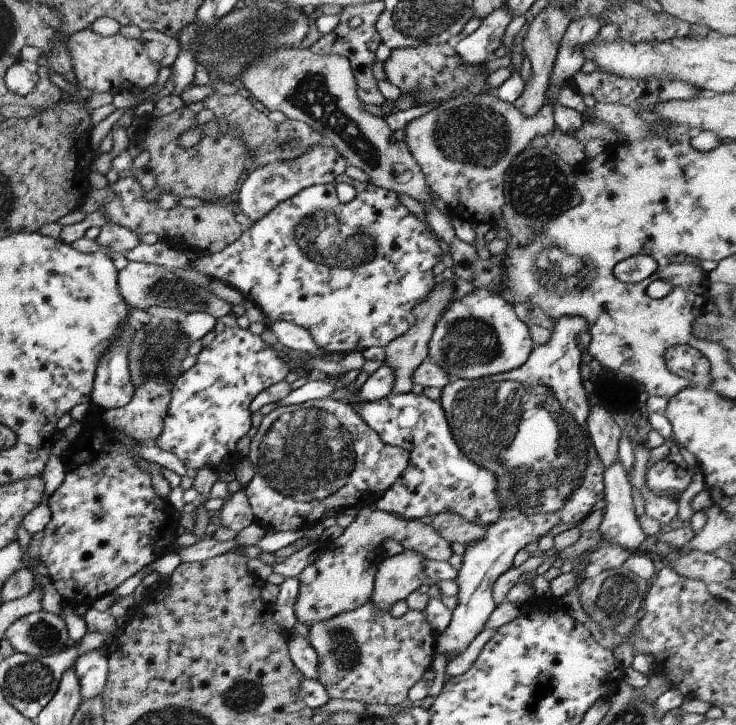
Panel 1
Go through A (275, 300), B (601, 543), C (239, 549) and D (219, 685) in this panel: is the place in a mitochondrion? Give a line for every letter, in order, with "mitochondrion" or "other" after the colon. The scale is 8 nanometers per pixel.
A: other
B: other
C: other
D: other

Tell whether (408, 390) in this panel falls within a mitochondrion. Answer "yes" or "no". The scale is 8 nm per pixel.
no

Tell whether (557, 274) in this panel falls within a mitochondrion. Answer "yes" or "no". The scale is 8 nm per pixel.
yes

